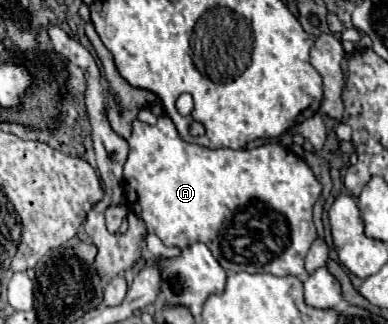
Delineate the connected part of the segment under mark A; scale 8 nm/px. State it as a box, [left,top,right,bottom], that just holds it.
[123,116,321,278]

